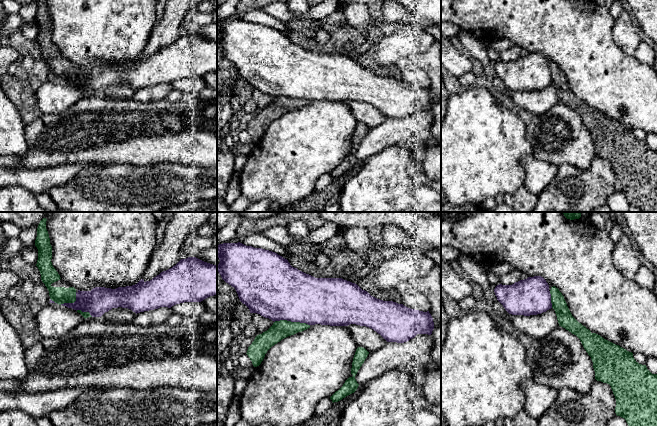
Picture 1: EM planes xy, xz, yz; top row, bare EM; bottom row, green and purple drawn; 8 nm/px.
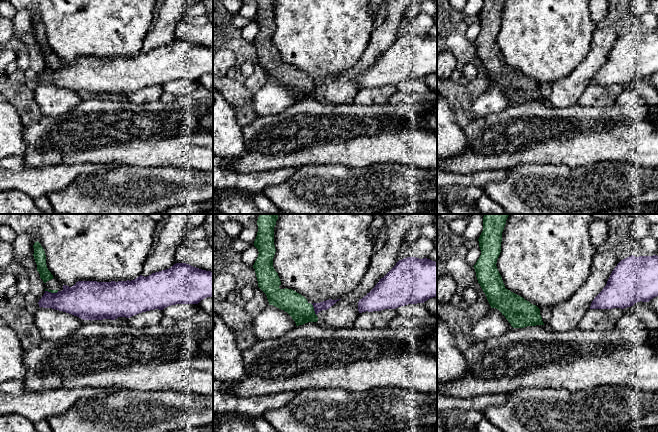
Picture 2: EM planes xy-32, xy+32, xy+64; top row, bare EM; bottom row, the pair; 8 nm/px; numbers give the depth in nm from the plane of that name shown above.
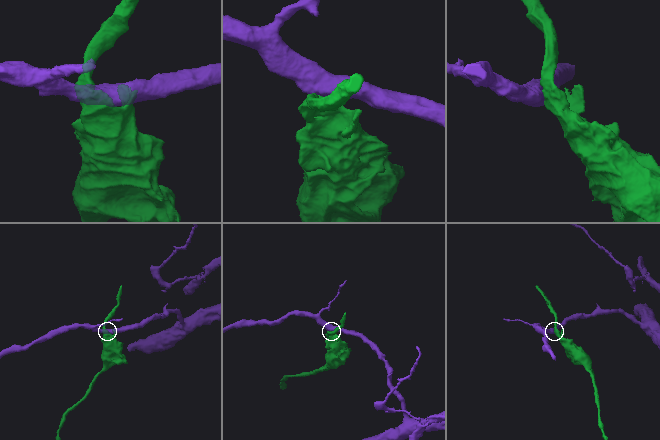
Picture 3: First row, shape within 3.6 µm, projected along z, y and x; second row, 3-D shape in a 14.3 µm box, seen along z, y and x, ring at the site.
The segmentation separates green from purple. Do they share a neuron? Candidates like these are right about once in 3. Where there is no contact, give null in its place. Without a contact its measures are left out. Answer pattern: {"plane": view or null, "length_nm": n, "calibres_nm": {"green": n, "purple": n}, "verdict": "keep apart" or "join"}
{"plane": "xz", "length_nm": 280, "calibres_nm": {"green": 150, "purple": 440}, "verdict": "keep apart"}

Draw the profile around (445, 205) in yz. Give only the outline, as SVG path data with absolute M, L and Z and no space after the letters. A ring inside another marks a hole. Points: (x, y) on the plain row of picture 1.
M441 188L441 212L484 212L481 205L467 205L463 207L453 206L447 201L443 189Z

